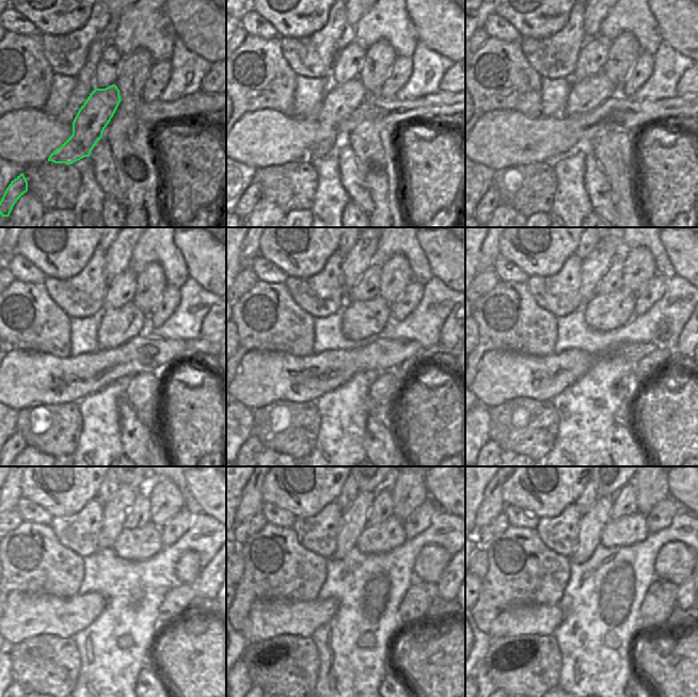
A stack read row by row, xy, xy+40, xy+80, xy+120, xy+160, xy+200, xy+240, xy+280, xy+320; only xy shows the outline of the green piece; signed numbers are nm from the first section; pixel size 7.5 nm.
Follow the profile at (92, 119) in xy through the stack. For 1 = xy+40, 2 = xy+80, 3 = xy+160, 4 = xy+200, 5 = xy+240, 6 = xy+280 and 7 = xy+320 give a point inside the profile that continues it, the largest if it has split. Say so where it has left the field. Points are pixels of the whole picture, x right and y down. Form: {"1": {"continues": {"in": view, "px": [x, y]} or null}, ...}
{"1": {"continues": {"in": "xy+40", "px": [340, 100]}}, "2": {"continues": {"in": "xy+80", "px": [585, 95]}}, "3": {"continues": {"in": "xy+160", "px": [365, 319]}}, "4": {"continues": {"in": "xy+200", "px": [604, 312]}}, "5": {"continues": {"in": "xy+240", "px": [142, 543]}}, "6": {"continues": {"in": "xy+280", "px": [379, 539]}}, "7": {"continues": {"in": "xy+320", "px": [629, 529]}}}

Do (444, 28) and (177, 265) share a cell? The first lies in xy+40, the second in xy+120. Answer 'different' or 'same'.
different

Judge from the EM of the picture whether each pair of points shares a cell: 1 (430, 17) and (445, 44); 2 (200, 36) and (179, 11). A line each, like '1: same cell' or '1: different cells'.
1: same cell
2: same cell

